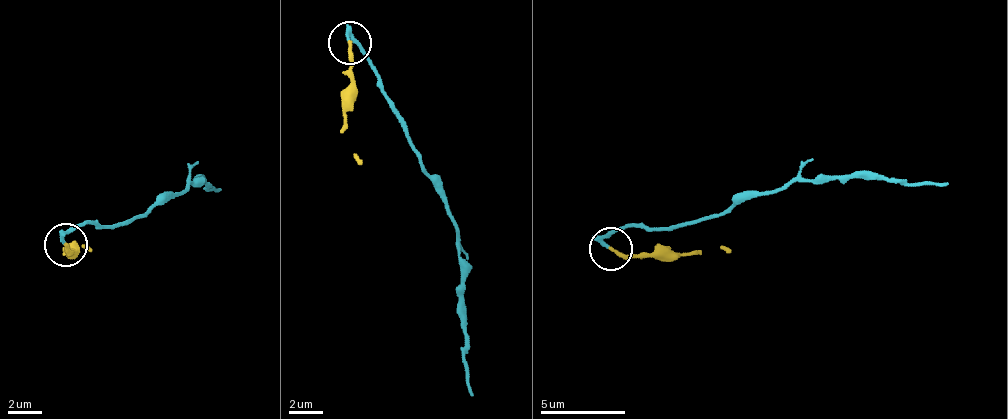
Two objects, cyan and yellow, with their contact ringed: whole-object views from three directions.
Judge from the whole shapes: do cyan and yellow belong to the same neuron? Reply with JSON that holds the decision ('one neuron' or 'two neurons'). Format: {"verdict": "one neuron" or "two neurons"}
{"verdict": "one neuron"}

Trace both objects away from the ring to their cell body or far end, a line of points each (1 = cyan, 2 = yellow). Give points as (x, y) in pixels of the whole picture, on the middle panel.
1: (351, 39), (366, 57), (459, 241), (464, 335), (472, 394)
2: (351, 44), (342, 133), (363, 163)

